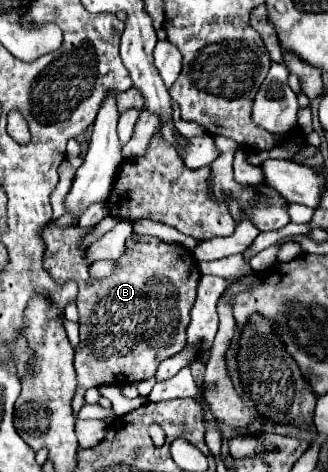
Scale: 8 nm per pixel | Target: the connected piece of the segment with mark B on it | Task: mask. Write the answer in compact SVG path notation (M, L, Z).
M46 226L44 268L56 282L78 282L80 344L74 358L78 388L72 400L74 414L84 406L88 388L102 384L134 384L156 374L160 362L186 346L190 308L196 300L200 268L194 254L180 244L168 244L154 236L130 234L124 254L108 278L92 278L82 238L92 228Z

